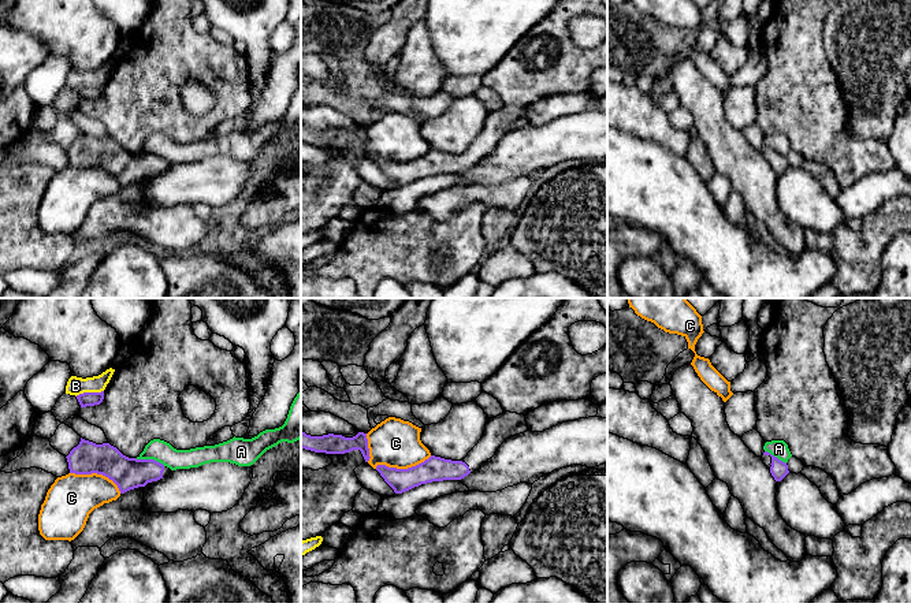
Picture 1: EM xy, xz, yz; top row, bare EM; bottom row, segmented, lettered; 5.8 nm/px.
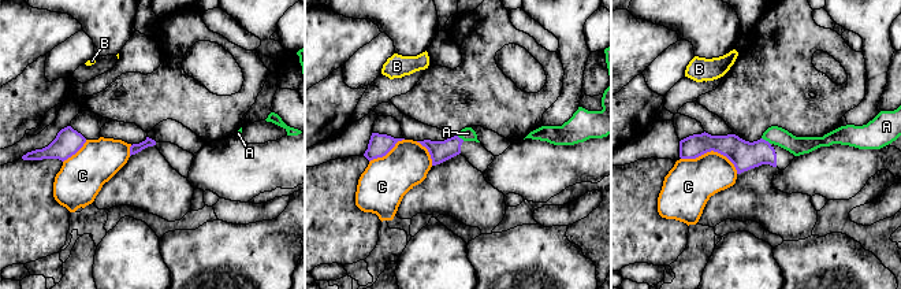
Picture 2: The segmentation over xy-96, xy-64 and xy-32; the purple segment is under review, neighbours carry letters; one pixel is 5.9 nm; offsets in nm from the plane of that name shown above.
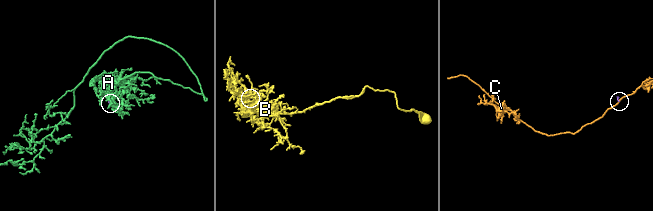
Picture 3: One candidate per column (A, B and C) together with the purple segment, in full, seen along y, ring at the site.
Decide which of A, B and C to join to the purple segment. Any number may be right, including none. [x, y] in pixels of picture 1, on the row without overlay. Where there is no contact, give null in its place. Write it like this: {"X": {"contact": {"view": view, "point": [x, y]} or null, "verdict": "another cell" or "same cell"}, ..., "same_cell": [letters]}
{"A": {"contact": {"view": "xy", "point": [151, 153]}, "verdict": "another cell"}, "B": {"contact": {"view": "xy", "point": [89, 86]}, "verdict": "another cell"}, "C": {"contact": {"view": "xz", "point": [402, 163]}, "verdict": "another cell"}, "same_cell": []}

